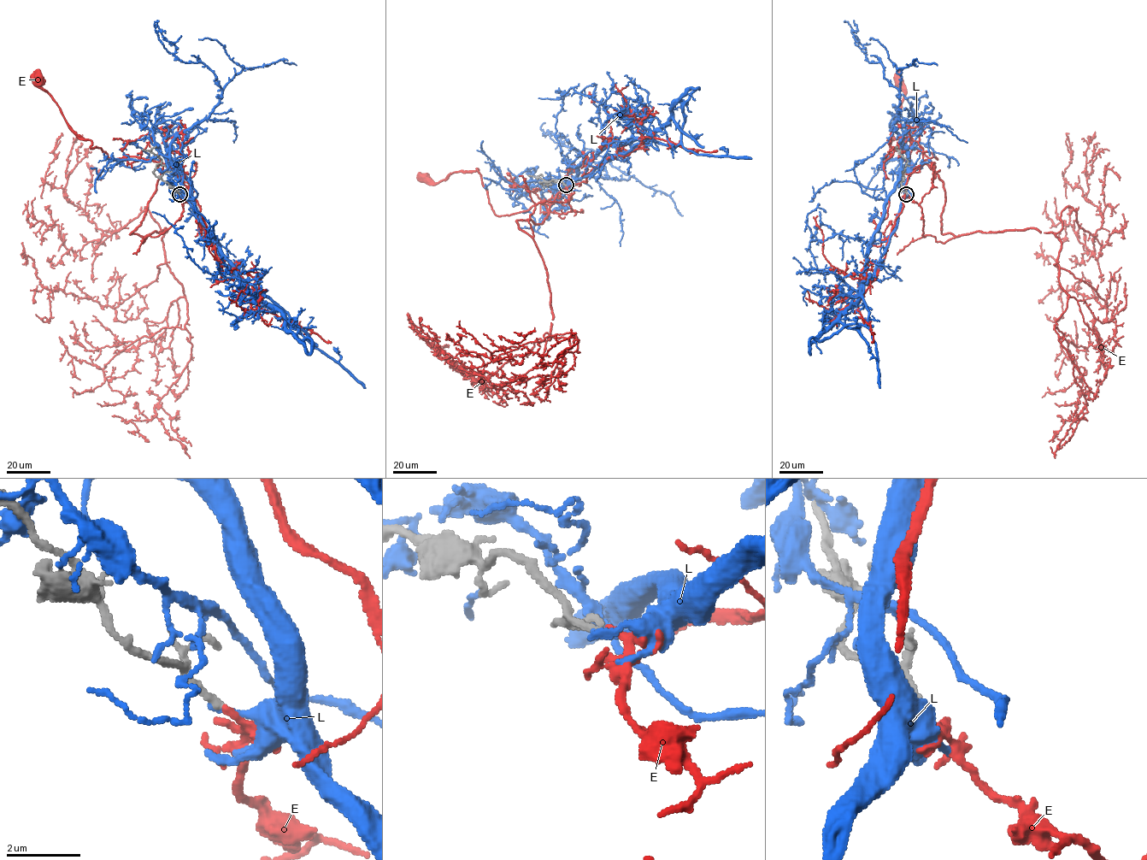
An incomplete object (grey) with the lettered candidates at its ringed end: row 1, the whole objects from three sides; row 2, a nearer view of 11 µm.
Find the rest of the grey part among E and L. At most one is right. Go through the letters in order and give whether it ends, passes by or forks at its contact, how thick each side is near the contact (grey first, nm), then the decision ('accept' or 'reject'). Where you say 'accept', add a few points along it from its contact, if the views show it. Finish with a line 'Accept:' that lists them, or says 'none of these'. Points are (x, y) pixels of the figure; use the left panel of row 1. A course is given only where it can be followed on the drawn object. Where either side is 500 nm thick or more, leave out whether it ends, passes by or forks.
E: it ends; calibres 200 and 200 nm; accept; course (179, 194), (181, 217), (163, 232), (142, 243), (147, 236), (130, 233), (162, 164), (90, 147), (35, 79)
L: it ends; calibres 220 and 160 nm; reject
Accept: E

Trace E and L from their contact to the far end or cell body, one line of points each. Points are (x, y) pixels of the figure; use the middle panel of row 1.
E: (566, 185), (569, 200), (535, 206), (531, 237), (516, 220), (549, 205), (497, 215), (478, 169), (421, 176)
L: (566, 185), (609, 156), (600, 171), (608, 144), (633, 138), (632, 121), (573, 87), (538, 98)

